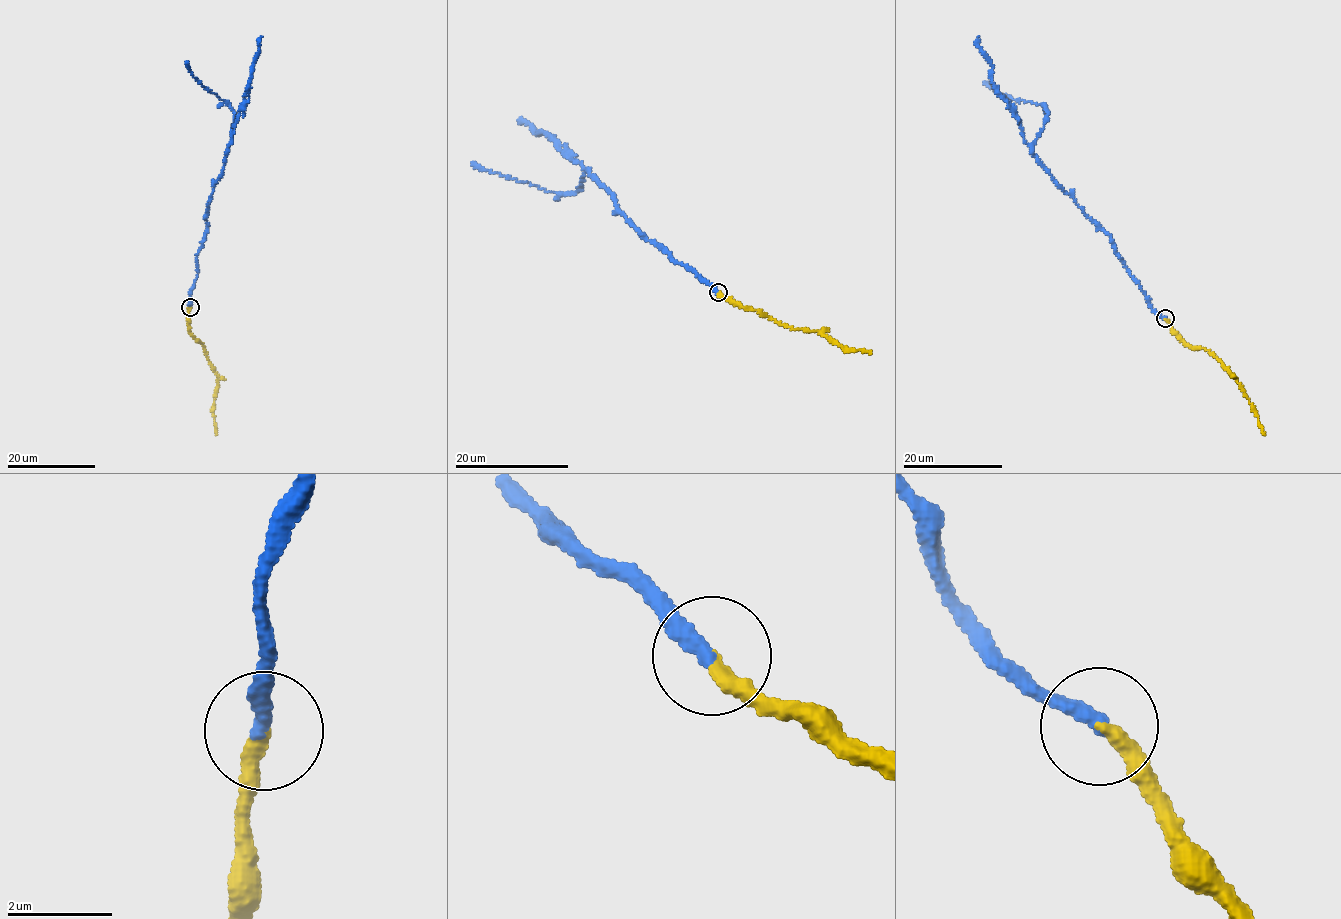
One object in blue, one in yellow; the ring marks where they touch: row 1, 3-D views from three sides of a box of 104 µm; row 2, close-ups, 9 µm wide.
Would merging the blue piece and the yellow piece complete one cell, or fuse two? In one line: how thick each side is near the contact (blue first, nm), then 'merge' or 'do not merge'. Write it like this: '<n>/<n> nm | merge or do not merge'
320/300 nm | do not merge

